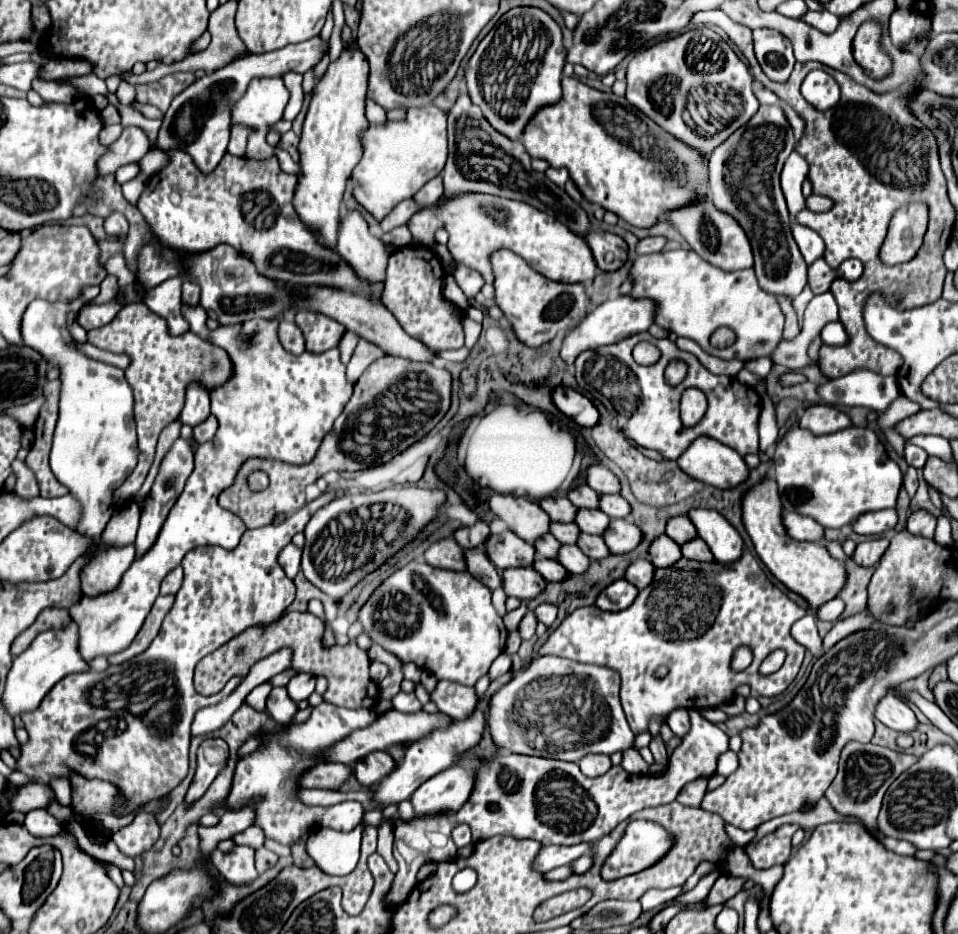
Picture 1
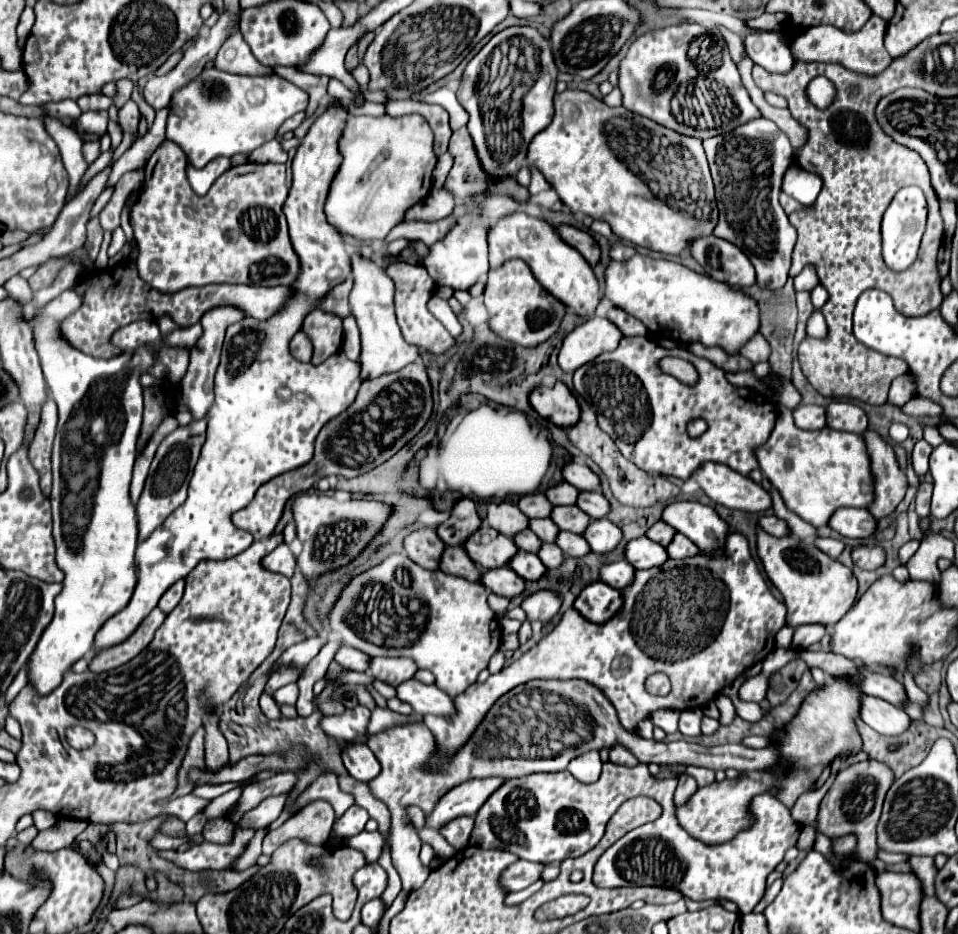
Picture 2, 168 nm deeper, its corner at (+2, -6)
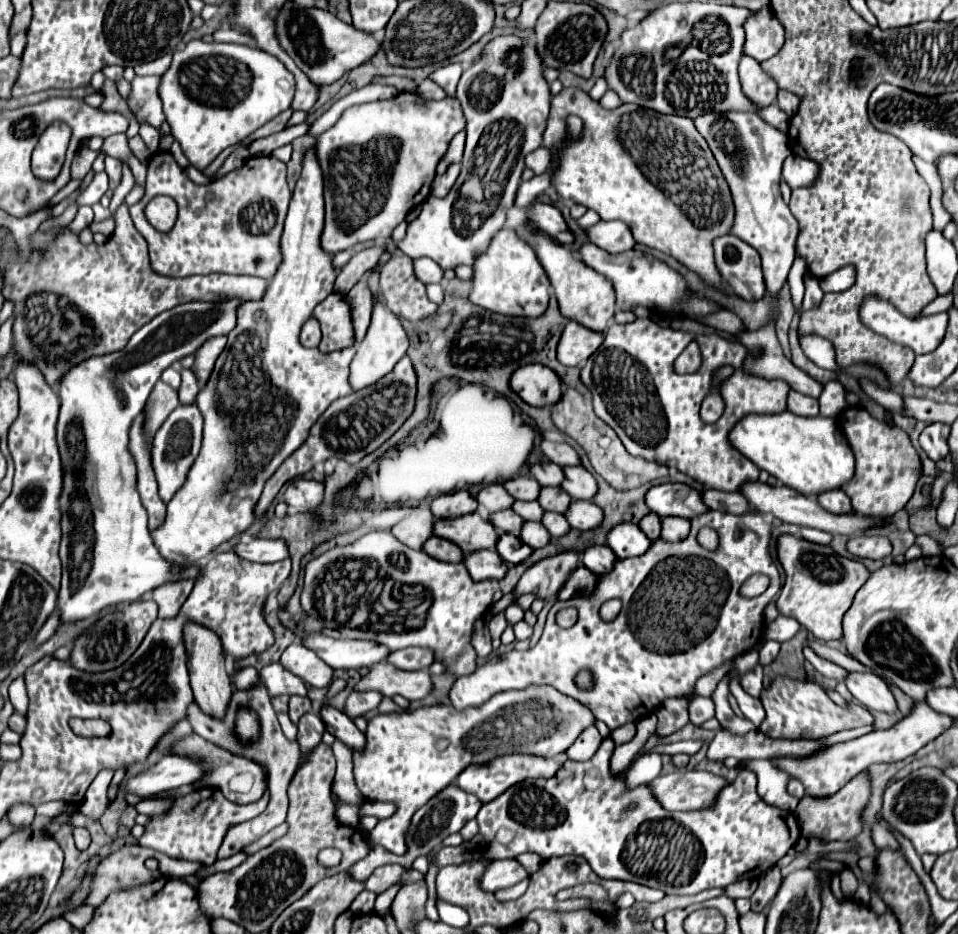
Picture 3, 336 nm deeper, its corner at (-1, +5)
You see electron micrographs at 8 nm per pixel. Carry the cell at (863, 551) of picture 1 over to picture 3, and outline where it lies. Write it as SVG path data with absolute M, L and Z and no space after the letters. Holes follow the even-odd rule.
M851 536L847 550L859 558L881 560L891 554L891 542L885 536Z

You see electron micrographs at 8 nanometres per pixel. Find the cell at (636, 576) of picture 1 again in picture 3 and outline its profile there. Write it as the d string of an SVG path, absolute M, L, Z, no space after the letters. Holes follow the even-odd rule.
M589 546L583 552L581 564L599 576L599 574L607 574L607 570L611 570L615 560L617 560L615 554L611 554L611 550L607 550L607 546Z

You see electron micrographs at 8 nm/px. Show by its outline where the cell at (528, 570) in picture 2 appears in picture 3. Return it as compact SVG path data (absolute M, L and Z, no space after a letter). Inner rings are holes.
M501 534L495 550L501 556L501 560L507 564L519 564L523 562L523 558L527 558L527 554L531 554L531 548L527 548L525 542L521 542L513 534Z

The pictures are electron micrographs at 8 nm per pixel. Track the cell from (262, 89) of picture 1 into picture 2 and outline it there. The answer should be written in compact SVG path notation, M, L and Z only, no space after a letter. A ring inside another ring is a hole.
M214 67L204 69L196 81L186 85L184 89L176 91L172 101L170 101L170 115L168 115L166 125L166 137L174 143L178 143L188 161L194 167L204 167L208 161L214 157L232 157L236 153L250 153L256 147L260 147L266 141L276 139L278 127L298 111L304 111L308 105L308 95L296 87L294 83L278 77L278 75L268 75L268 77L246 77L246 75L230 75L224 71L218 71Z

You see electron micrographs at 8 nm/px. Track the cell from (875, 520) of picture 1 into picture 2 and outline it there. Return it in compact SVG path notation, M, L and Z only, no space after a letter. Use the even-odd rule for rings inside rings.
M838 509L828 525L842 537L868 539L876 533L878 519L868 509Z

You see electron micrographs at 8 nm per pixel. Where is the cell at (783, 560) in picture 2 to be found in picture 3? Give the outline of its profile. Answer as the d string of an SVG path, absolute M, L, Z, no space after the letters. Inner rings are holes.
M789 534L779 538L777 554L787 574L781 594L777 598L779 614L795 618L819 640L841 640L841 620L851 608L857 590L869 580L869 570L861 562L835 554L829 546L811 544Z

